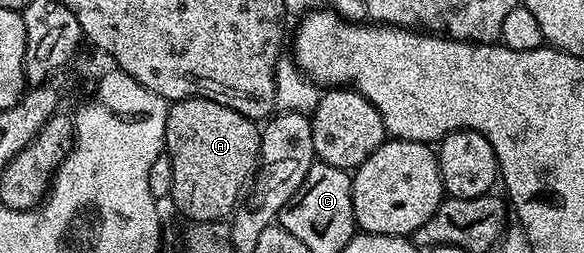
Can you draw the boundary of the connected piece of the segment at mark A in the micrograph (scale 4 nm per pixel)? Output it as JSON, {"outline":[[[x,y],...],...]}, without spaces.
{"outline":[[[195,96],[173,101],[168,107],[164,149],[164,155],[172,162],[169,199],[190,222],[225,221],[238,207],[244,189],[255,175],[261,137],[255,121],[228,106],[220,106],[220,102]]]}

